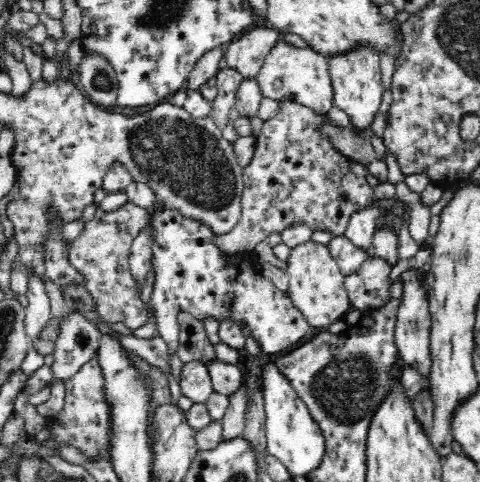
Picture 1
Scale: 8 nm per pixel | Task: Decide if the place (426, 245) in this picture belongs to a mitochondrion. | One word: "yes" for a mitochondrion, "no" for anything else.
no

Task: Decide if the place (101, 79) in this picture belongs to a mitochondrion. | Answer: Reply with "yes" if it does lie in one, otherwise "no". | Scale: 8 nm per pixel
yes

